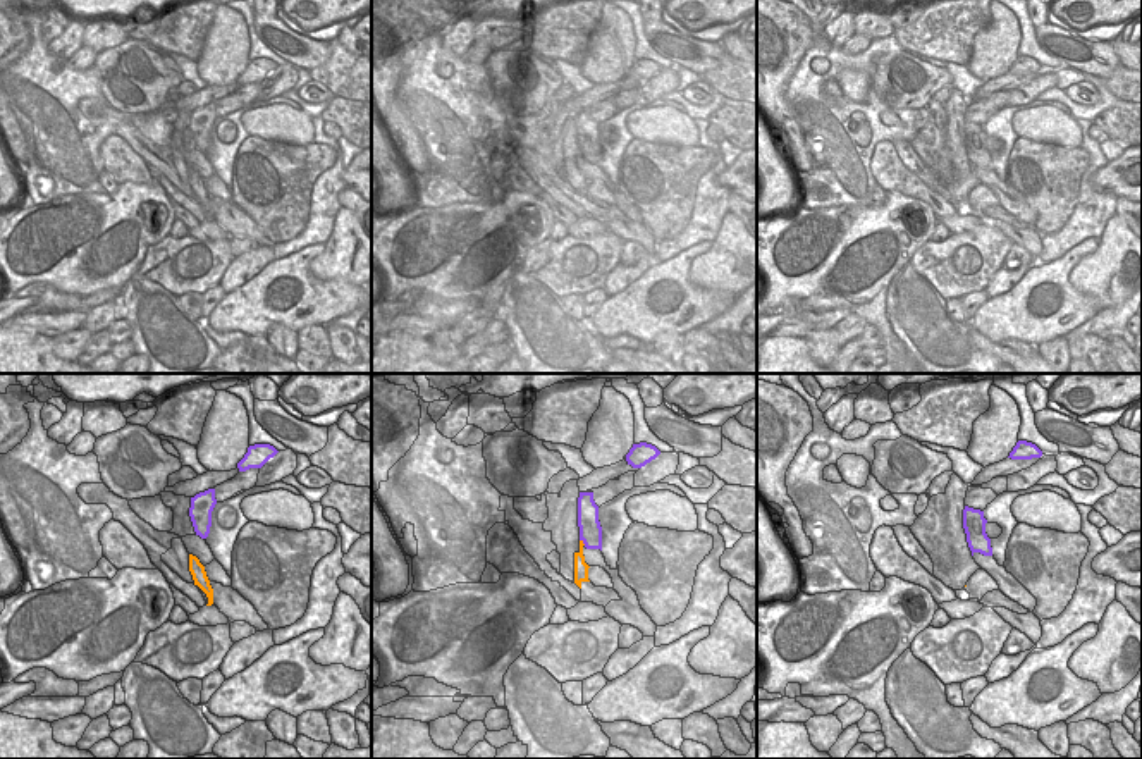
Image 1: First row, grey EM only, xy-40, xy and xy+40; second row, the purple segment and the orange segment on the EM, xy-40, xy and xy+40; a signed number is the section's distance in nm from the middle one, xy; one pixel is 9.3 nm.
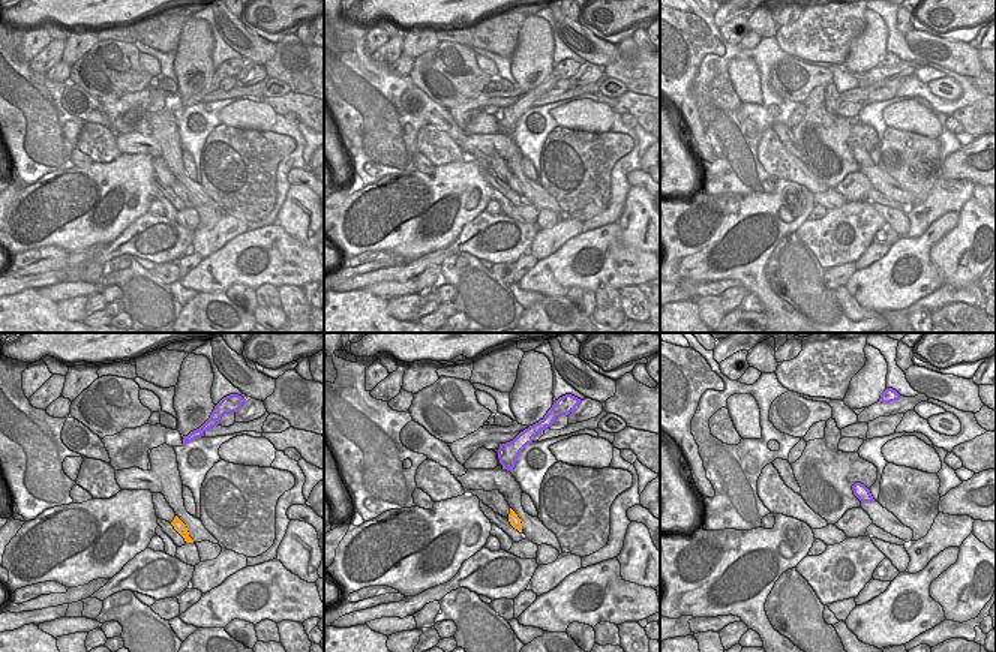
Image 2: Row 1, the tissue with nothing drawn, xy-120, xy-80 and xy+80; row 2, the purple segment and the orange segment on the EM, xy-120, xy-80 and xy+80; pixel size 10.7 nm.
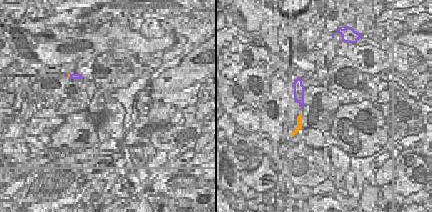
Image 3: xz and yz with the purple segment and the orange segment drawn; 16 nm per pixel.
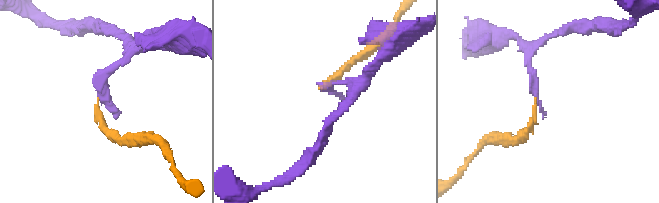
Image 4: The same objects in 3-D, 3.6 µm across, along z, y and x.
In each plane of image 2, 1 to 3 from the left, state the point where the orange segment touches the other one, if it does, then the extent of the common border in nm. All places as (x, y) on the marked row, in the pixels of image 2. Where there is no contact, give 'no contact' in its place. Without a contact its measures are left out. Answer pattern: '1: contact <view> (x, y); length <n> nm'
1: no contact
2: no contact
3: no contact

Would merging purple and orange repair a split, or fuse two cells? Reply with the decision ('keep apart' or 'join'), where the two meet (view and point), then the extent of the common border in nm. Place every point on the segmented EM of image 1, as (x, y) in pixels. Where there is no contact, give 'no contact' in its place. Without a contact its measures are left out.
keep apart; meets purple in xy at (583, 543); contact 80 nm long

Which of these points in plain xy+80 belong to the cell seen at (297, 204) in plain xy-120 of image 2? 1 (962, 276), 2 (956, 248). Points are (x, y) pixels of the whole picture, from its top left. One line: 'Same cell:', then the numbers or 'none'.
Same cell: 1, 2

